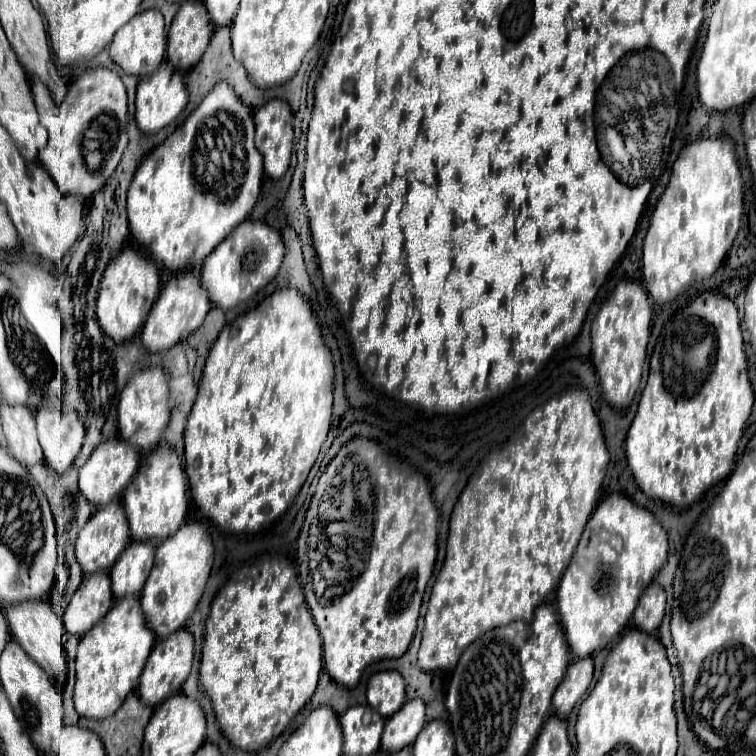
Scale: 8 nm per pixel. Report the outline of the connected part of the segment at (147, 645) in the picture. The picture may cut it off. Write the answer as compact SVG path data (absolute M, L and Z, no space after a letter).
M134 596L118 600L112 610L108 610L108 614L80 638L74 688L76 712L96 720L104 720L116 714L126 696L138 686L144 662L152 652L154 642L156 636L146 622L140 598Z

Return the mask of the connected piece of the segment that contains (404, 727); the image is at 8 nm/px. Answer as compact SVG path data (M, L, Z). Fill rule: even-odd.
M422 698L406 700L404 706L386 720L382 750L400 750L400 746L410 746L426 724L424 712L426 704Z

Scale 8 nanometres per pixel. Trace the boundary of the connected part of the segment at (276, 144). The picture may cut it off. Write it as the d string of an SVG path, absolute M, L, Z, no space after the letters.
M274 98L254 114L256 148L264 158L264 172L270 178L282 178L288 170L294 142L292 110L286 100Z

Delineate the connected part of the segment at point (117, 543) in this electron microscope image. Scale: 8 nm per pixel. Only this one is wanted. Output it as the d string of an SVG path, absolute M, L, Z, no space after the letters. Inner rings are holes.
M112 500L104 508L96 508L96 512L90 516L90 520L84 524L84 528L78 532L76 538L76 558L86 574L92 574L96 570L108 570L120 556L120 552L130 542L130 530L128 520L124 516L124 510L120 506L120 500Z

